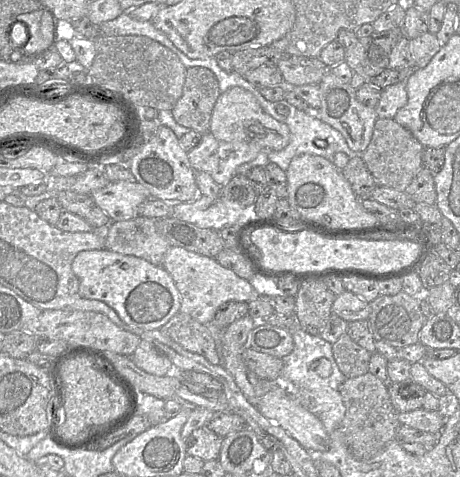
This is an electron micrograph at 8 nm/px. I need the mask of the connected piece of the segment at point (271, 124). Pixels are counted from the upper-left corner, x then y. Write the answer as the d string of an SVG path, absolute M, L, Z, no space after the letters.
M238 86L220 93L212 111L209 132L220 141L256 142L265 150L281 150L290 140L288 126L267 114L252 93Z

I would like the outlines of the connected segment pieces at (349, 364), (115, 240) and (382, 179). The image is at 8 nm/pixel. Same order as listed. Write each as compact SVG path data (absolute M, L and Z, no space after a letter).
M347 333L332 344L332 354L346 378L369 372L371 353L354 342Z
M144 216L113 222L105 238L105 249L142 258L162 266L170 245L157 231L155 220Z
M378 118L370 143L361 155L377 186L405 191L417 172L423 167L424 149L425 147L413 134L397 123L394 118Z

